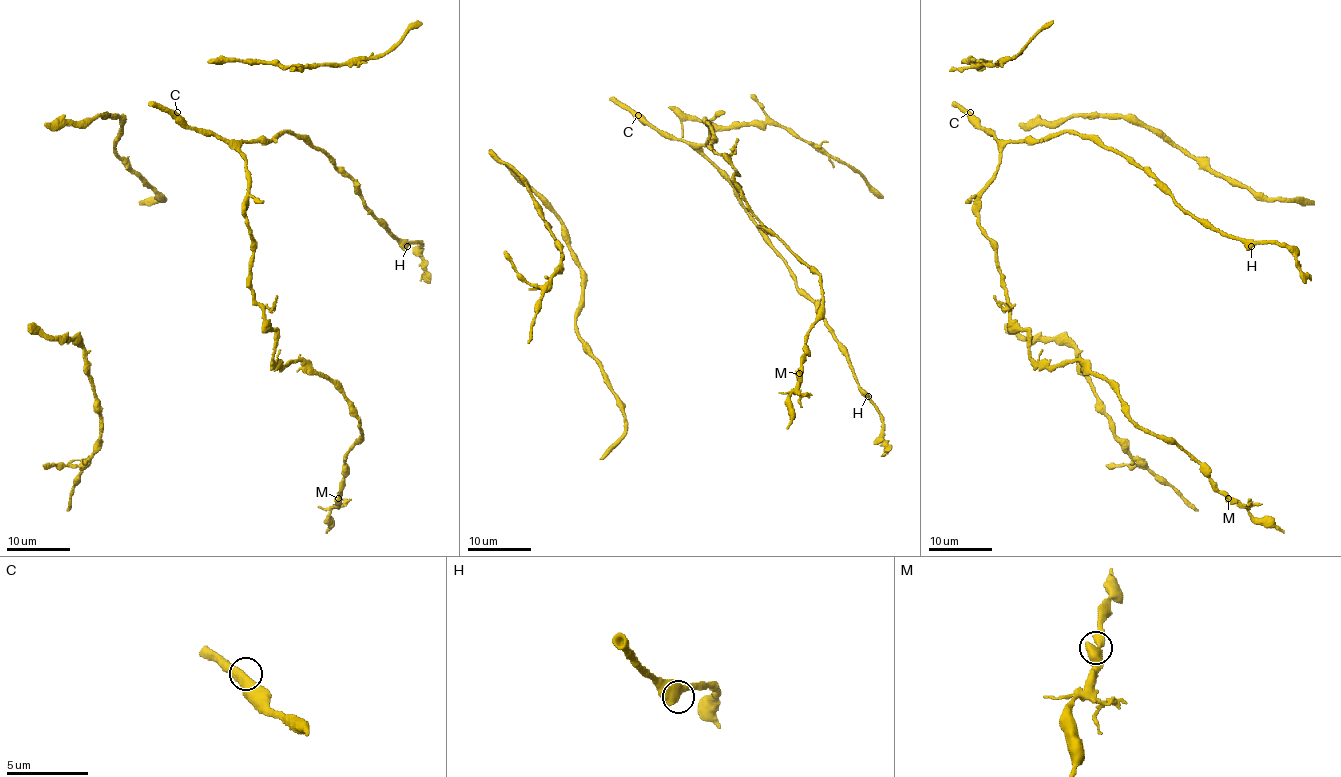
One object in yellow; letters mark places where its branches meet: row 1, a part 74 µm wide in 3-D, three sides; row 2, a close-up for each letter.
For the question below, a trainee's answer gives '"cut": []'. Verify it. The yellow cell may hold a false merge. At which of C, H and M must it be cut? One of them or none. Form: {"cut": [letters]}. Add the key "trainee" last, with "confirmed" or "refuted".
{"cut": [], "trainee": "confirmed"}

